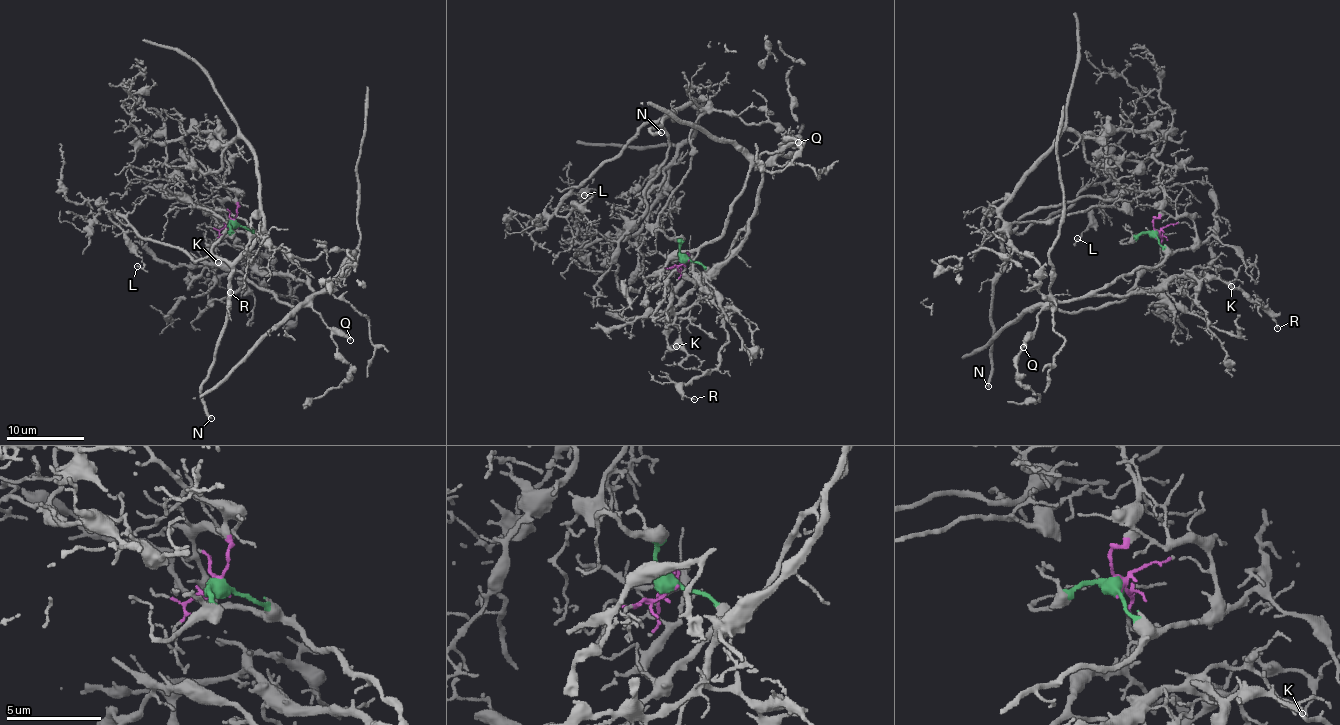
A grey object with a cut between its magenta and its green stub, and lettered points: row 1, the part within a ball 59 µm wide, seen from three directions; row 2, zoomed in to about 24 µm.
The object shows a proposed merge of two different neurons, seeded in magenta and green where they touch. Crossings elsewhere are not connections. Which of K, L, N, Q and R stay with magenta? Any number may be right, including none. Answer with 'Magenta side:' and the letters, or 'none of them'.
Magenta side: L, N

